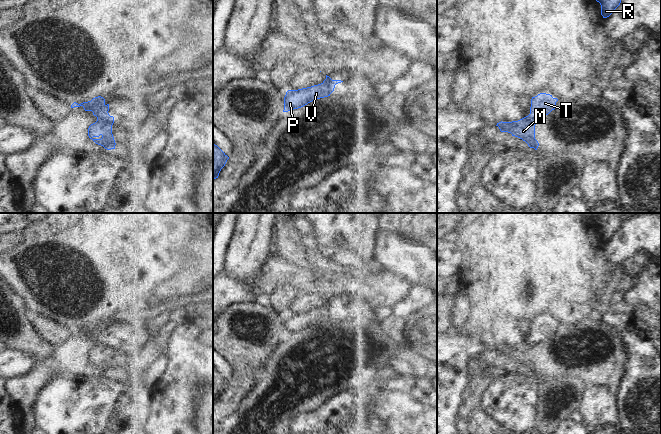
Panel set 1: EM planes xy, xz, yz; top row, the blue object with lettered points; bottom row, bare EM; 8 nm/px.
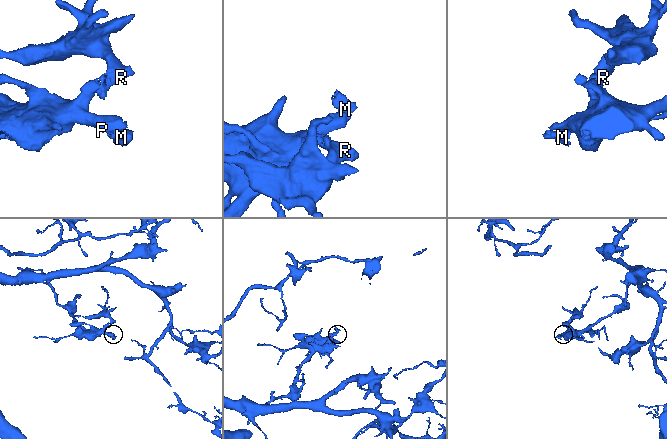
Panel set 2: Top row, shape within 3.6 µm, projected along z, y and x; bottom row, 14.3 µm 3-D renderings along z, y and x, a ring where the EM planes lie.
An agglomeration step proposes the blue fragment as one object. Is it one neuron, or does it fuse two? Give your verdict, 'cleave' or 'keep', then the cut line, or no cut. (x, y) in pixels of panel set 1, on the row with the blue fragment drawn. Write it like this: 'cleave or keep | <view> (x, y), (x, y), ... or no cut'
cleave | xy (109, 115), (97, 118)

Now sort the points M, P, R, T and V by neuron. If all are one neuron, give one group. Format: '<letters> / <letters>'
M / P R T V

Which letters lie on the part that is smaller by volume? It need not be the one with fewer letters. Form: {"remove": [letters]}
{"remove": ["M"]}

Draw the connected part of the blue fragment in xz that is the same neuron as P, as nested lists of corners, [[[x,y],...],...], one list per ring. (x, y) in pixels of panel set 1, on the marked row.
[[[321,83],[298,90],[288,90],[284,97],[283,112],[298,109],[312,101],[328,97],[333,92],[334,88],[335,85],[333,84]]]

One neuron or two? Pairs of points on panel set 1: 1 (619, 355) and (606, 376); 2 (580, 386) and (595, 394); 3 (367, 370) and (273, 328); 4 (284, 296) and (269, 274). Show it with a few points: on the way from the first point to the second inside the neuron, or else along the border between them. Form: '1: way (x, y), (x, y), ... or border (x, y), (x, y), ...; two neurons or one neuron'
1: way (614, 360), (606, 368), (606, 371); one neuron
2: border (593, 386), (583, 393), (583, 398), (578, 407); two neurons
3: border (284, 336), (269, 355); two neurons
4: border (291, 285), (283, 283), (269, 294); two neurons

